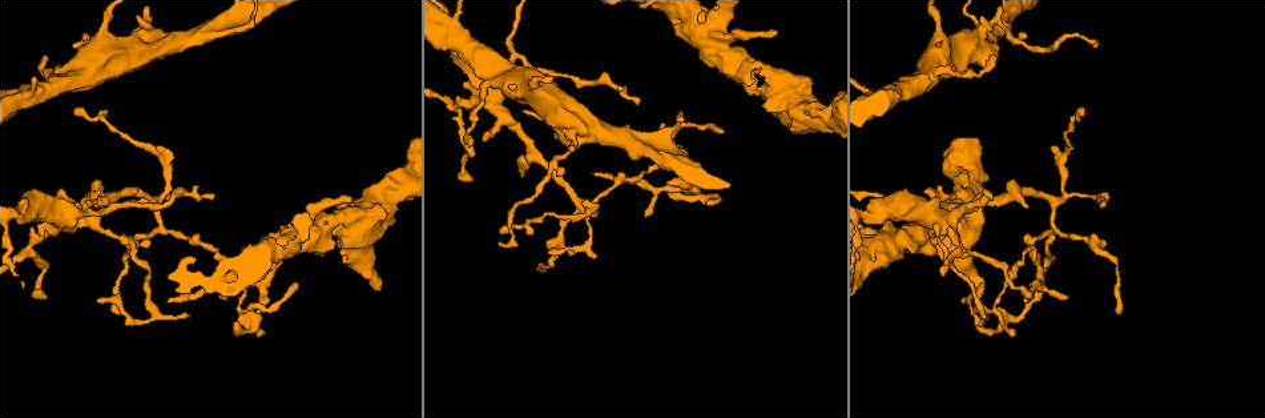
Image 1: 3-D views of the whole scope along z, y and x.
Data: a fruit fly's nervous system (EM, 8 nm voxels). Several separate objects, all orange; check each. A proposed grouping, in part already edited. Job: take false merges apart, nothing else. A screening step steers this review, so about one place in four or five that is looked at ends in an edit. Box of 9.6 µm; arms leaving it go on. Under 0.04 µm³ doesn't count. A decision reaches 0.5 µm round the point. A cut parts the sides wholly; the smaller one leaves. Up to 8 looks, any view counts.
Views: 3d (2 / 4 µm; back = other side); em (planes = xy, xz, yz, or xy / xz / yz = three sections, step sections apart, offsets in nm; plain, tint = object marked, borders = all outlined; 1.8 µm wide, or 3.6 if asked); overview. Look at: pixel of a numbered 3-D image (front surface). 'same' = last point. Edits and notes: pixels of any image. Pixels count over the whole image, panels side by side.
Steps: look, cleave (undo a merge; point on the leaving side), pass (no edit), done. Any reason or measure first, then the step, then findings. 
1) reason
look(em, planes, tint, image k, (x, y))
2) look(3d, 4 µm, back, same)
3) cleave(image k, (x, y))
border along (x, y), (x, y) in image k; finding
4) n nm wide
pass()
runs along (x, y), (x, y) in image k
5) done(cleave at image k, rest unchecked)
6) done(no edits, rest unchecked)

thin arm on a thick one
look(3d, 2 µm, back, image 1, (58, 220))

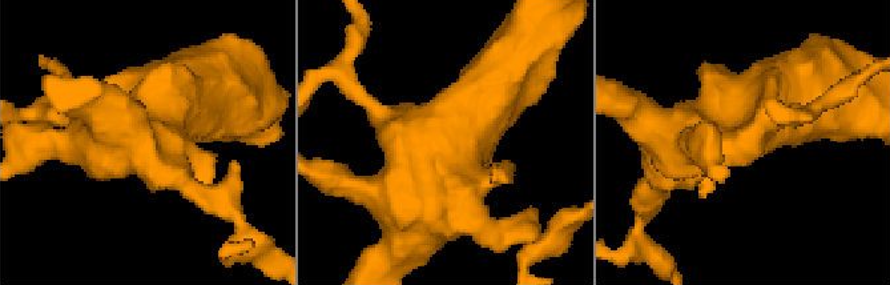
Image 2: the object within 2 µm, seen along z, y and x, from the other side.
need the tissue
look(em, planes, tint, image 2, (141, 138))

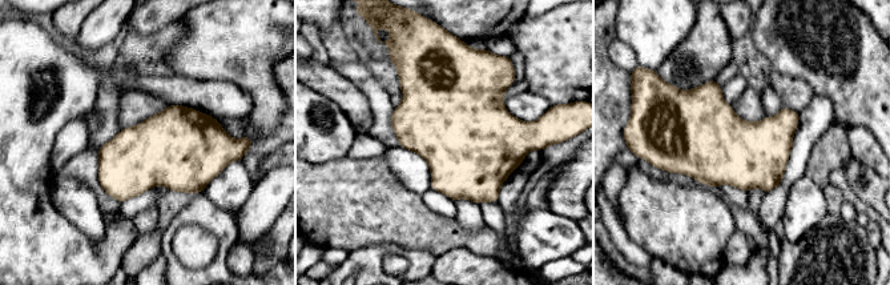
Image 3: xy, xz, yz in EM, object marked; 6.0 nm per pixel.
pass()
all the same neuron

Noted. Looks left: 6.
three arms meet
look(3d, 4 µm, image 1, (1055, 204))

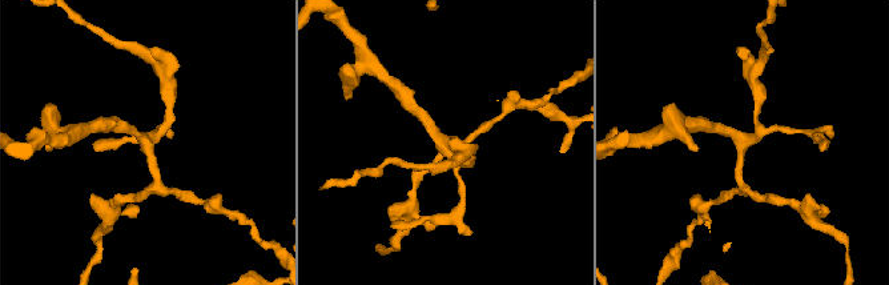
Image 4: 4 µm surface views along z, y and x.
need the tissue
look(em, planes, tint, image 4, (446, 145))

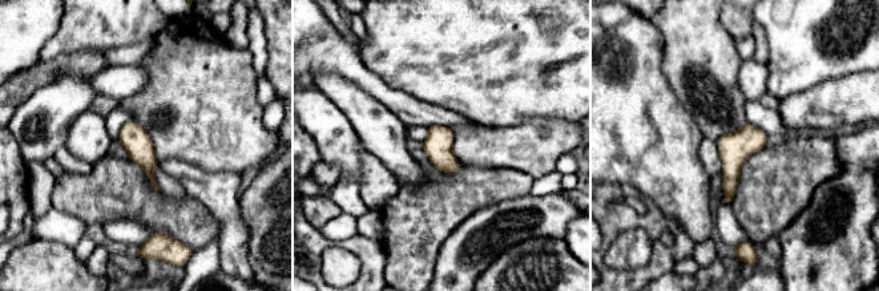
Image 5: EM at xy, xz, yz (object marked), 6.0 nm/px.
170 nm wide
pass()
all the same neuron

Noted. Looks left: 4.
abrupt turn
look(3d, 2 µm, image 1, (259, 318))

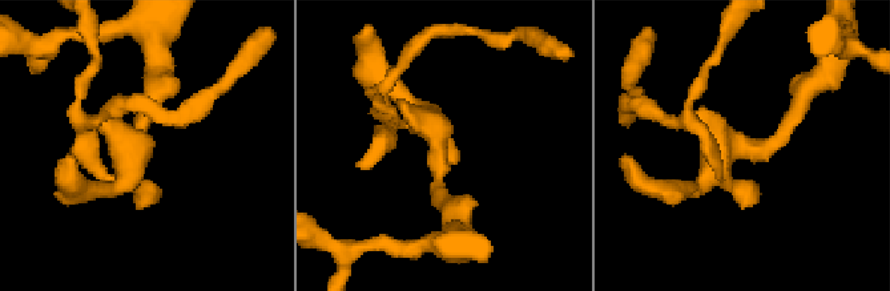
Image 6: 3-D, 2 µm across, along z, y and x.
look(em, planes, tint, image 6, (138, 141))

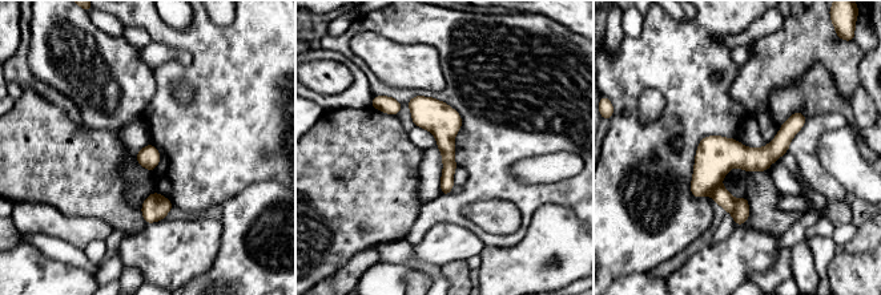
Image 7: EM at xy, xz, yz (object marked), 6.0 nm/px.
140 nm wide
cleave(image 7, (715, 156))
two neurons meet here

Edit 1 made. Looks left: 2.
done(cleave at image 7, rest unchecked)

